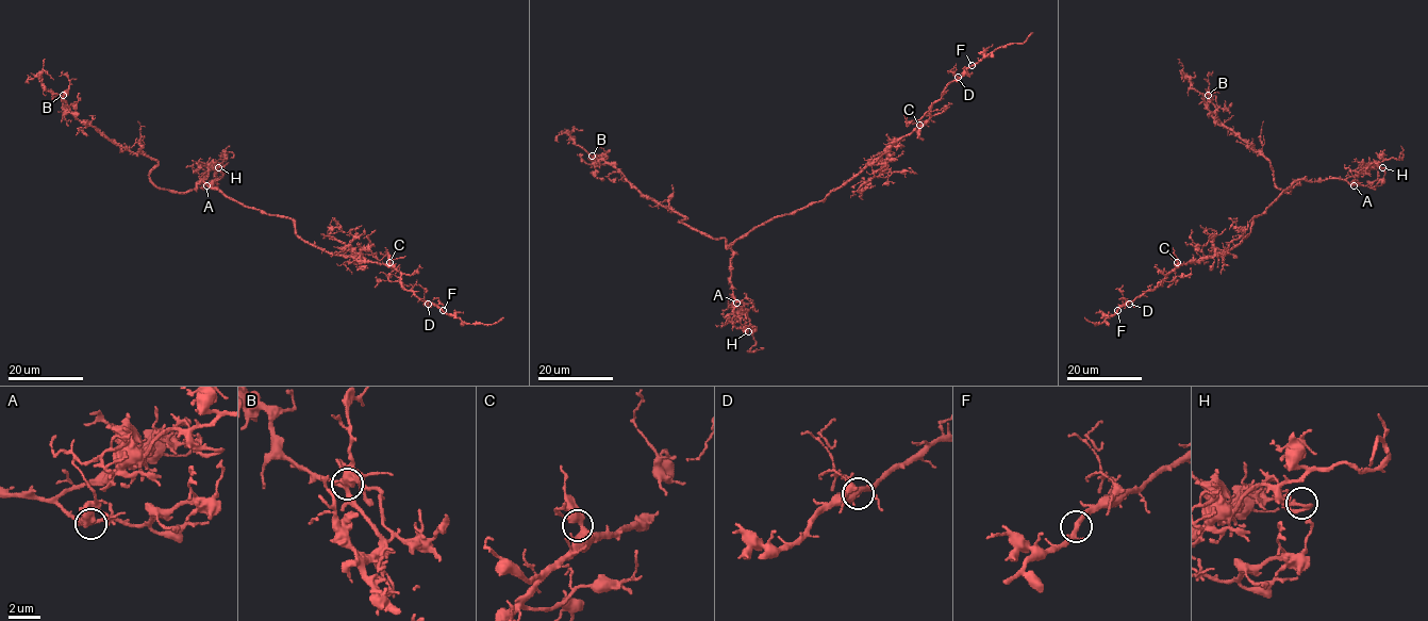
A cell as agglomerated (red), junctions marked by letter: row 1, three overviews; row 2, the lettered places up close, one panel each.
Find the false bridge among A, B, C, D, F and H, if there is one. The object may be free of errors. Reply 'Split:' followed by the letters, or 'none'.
Split: none

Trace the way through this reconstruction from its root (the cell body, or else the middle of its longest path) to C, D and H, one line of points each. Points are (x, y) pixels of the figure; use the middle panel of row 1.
C: (784, 215), (822, 200), (919, 125)
D: (784, 215), (822, 200), (854, 178), (894, 144), (919, 128), (930, 116), (930, 107), (958, 77)
H: (784, 215), (754, 227), (731, 246), (731, 300), (748, 319), (747, 331)

